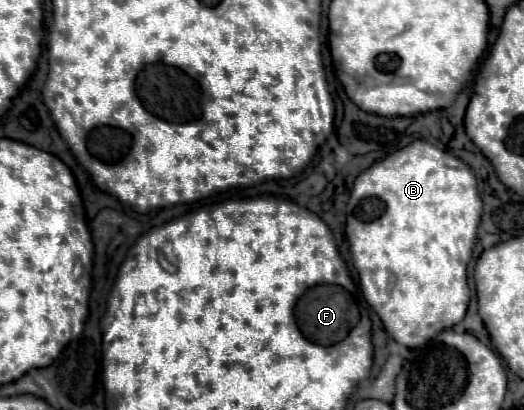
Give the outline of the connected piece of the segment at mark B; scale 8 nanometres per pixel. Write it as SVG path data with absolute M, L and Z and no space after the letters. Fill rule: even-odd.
M416 140L398 152L386 155L356 178L346 214L346 238L350 242L352 262L360 274L364 298L378 312L386 332L398 344L408 348L420 346L438 332L464 320L470 302L466 266L476 244L482 216L476 176L466 162L424 140Z

